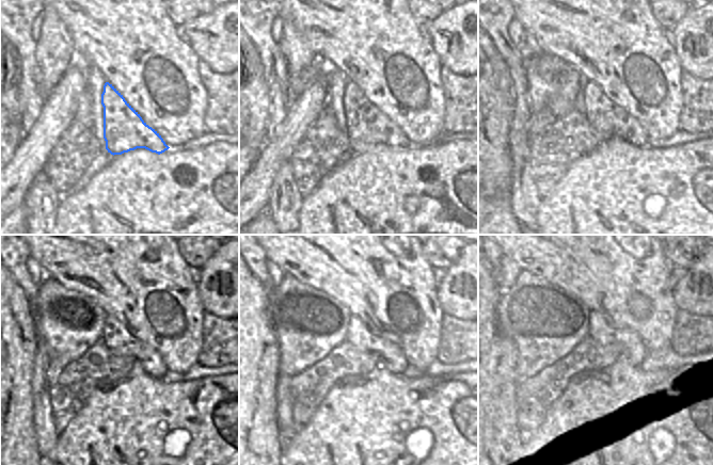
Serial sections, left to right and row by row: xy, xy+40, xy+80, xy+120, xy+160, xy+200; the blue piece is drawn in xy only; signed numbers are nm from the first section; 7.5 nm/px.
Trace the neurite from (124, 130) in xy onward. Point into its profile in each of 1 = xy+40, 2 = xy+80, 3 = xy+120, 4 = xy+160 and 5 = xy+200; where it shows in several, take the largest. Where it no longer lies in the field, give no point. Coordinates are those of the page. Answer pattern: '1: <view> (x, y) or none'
1: xy+40 (366, 125)
2: xy+80 (606, 116)
3: xy+120 (116, 337)
4: xy+160 (392, 357)
5: xy+200 (599, 330)

